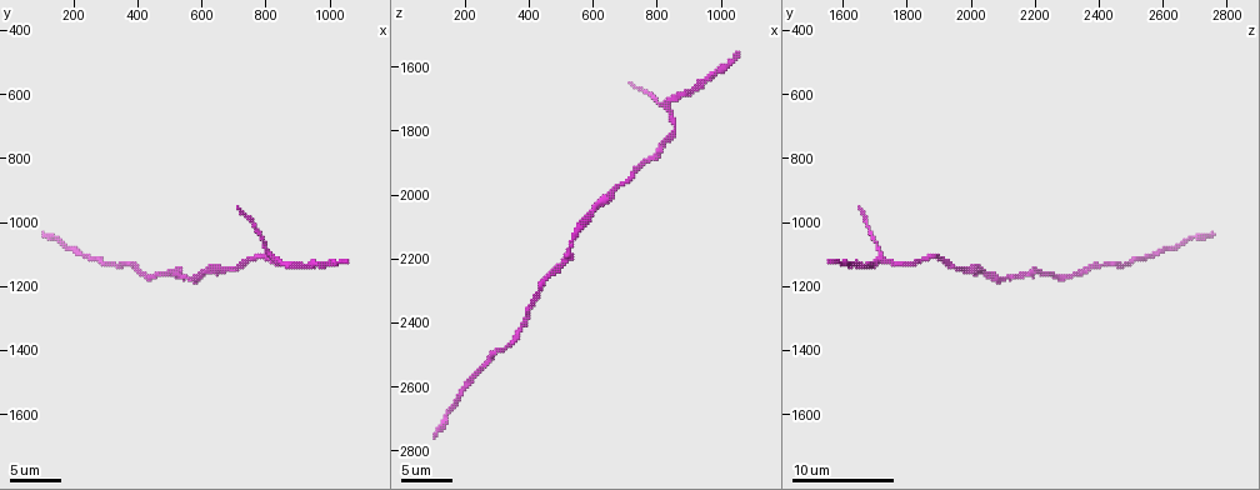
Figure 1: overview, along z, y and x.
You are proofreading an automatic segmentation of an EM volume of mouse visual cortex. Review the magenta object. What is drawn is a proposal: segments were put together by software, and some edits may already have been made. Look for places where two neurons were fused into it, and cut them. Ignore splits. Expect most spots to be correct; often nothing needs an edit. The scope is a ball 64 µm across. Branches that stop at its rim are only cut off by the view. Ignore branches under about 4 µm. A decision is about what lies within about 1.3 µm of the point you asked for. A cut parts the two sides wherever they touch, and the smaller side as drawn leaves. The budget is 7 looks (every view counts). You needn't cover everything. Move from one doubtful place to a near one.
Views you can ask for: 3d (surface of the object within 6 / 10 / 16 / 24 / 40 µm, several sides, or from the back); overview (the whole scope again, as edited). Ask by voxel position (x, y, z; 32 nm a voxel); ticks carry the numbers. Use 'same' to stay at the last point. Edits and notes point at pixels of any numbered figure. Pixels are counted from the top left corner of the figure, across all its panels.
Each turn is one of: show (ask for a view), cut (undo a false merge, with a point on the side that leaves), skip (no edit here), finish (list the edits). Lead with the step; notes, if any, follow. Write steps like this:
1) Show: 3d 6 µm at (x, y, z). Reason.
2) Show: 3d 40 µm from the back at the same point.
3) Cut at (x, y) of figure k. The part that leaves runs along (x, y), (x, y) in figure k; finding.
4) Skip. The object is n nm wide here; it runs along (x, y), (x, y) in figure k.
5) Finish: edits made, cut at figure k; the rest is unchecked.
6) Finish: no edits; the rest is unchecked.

Show: 3d 16 µm at (670, 1150, 2000). Calibre changes.

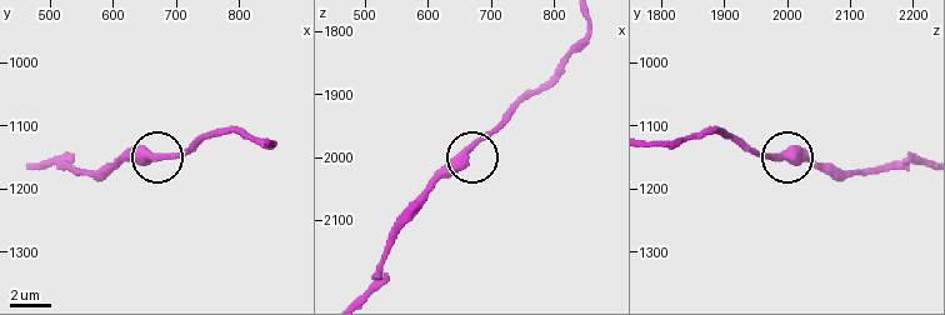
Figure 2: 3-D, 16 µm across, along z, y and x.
Skip. It runs along (389, 233), (506, 115) in figure 2; one neuron here.

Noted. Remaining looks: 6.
Show: 3d 6 µm at (550, 1180, 2120).

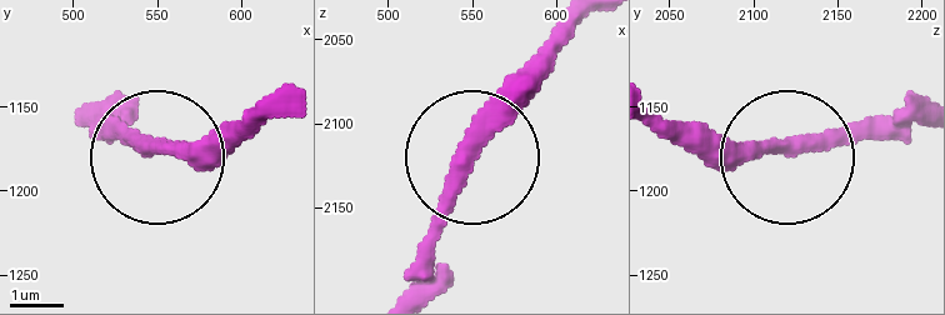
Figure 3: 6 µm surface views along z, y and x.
Skip. It runs along (790, 146), (906, 134) in figure 3; one neuron here.

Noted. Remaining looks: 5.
Show: 3d 6 µm at (820, 1110, 1720). Three arms meet.

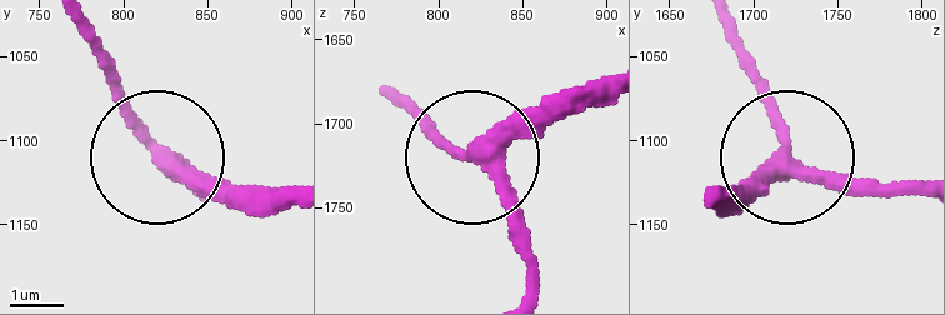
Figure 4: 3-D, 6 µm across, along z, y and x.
Skip. The object is 270 nm wide here; it runs along (528, 281), (533, 241), (505, 188), (389, 98) in figure 4; one neuron here.

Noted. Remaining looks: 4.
Finish: no edits; the rest is unchecked.

